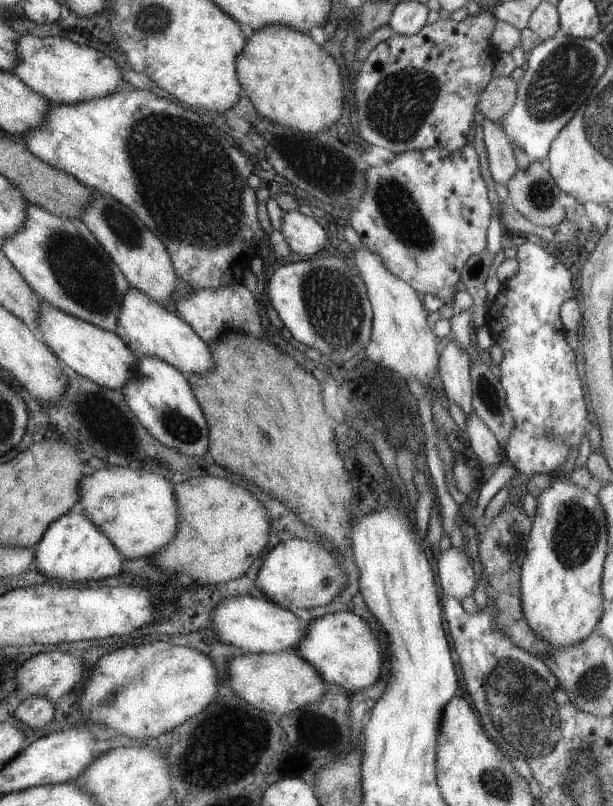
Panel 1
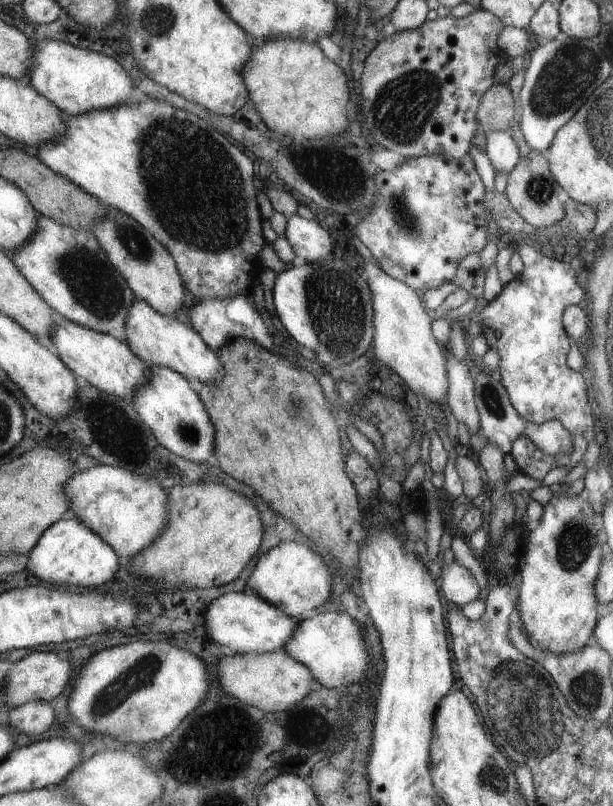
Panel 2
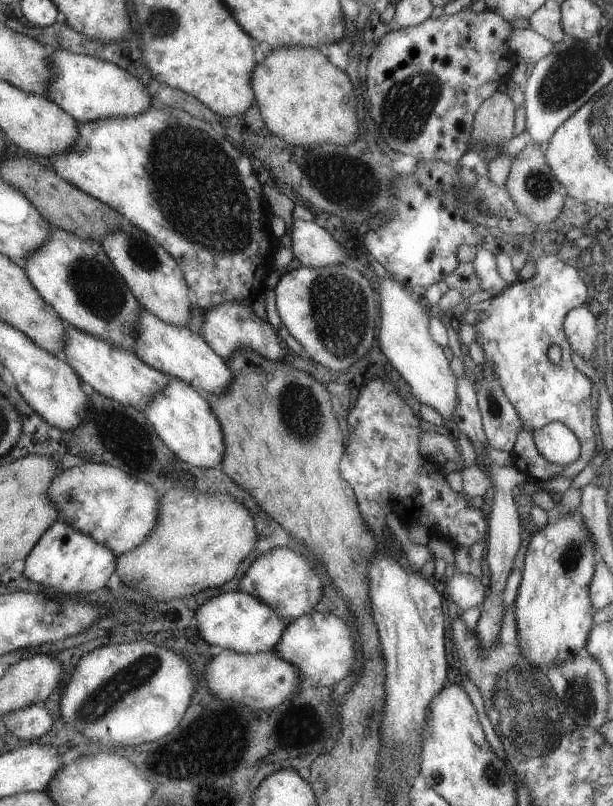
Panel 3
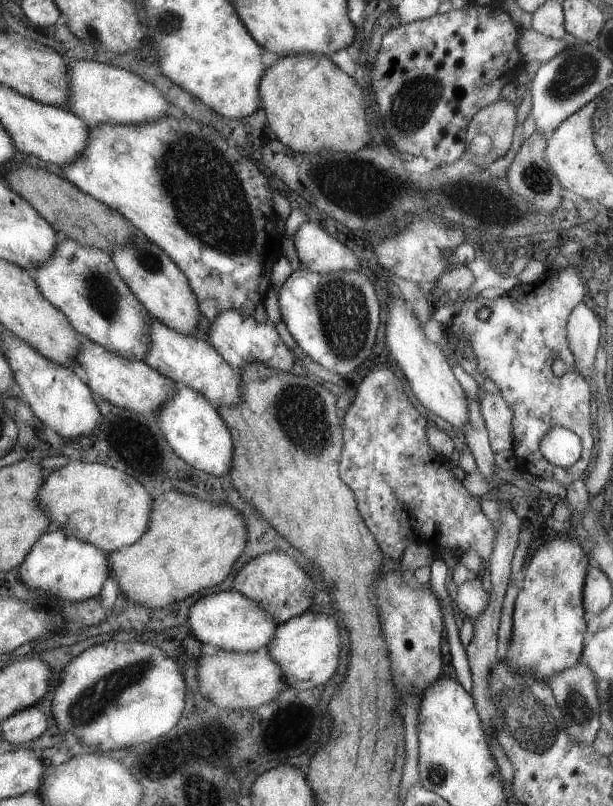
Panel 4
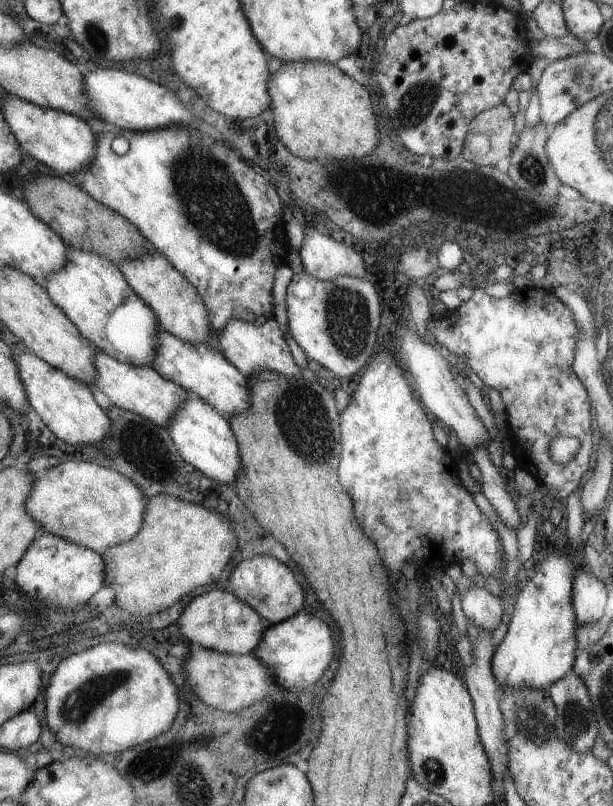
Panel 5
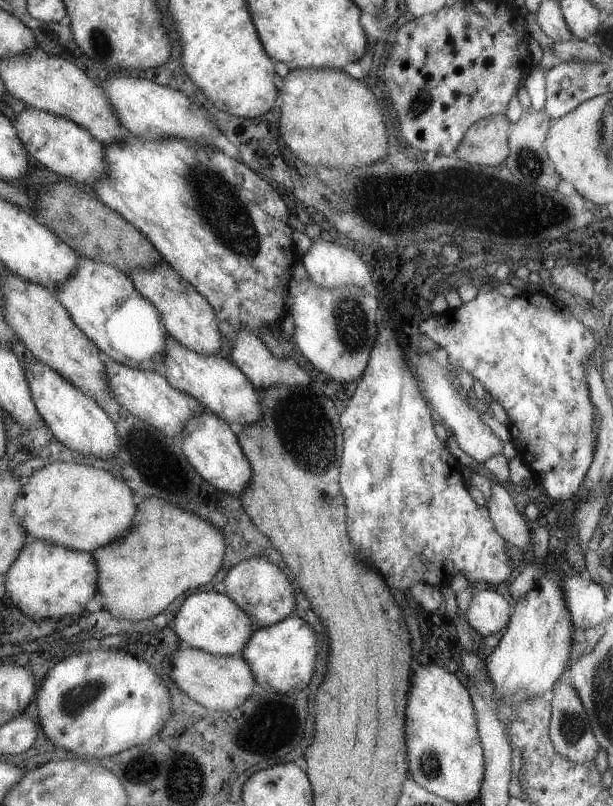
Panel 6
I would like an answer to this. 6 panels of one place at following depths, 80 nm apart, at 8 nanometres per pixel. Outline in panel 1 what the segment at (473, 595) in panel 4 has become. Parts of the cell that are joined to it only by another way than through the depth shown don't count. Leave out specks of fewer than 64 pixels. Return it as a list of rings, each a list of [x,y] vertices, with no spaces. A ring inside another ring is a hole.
[[[450,546],[439,552],[437,565],[437,582],[444,596],[451,596],[461,601],[472,595],[475,589],[475,574],[471,561],[461,548]]]

